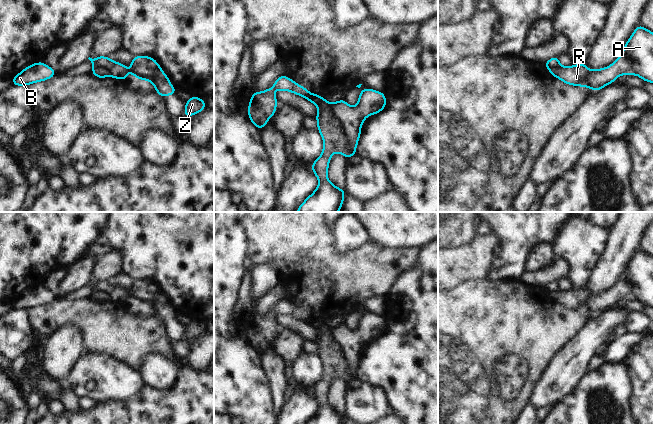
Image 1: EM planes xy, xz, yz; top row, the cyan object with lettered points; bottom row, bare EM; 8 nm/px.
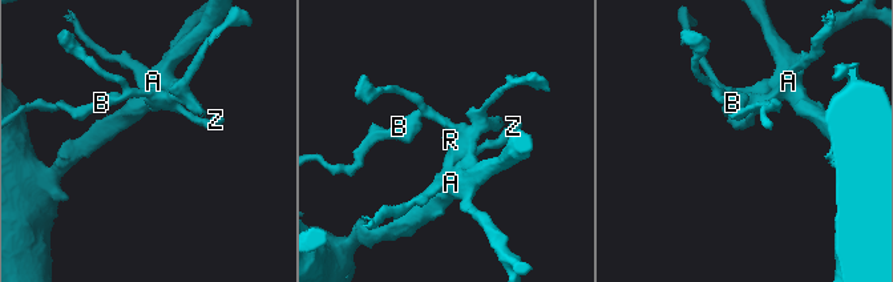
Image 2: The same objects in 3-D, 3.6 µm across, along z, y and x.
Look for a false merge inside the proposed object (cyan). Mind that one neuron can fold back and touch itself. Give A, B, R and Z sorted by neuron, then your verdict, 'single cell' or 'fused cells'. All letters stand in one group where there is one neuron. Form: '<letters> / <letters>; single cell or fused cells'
A B / R Z; fused cells

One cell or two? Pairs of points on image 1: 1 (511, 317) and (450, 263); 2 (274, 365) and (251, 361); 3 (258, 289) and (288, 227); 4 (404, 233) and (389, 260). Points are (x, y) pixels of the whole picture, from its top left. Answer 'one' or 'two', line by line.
1: two
2: two
3: two
4: two

